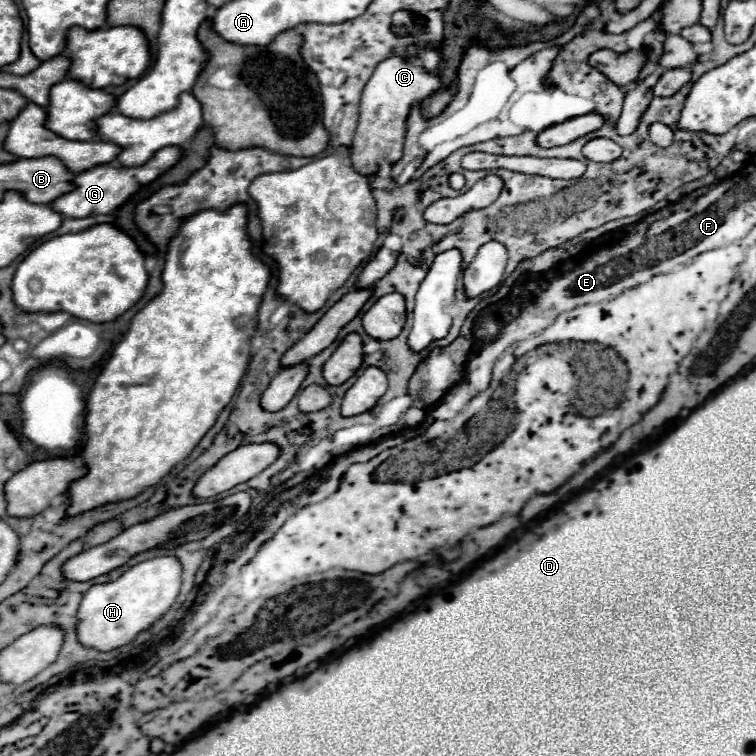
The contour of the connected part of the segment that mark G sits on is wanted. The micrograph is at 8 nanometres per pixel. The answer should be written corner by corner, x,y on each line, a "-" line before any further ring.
164,147
160,151
156,151
142,167
120,167
120,165
100,165
100,167
92,167
88,171
82,171
78,175
74,175
72,185
74,189
60,195
58,199
54,199
50,203
50,207
60,213
66,215
70,219
82,219
82,217
90,217
90,215
106,215
112,213
114,209
118,209
130,195
134,195
136,191
140,191
140,187
152,183
160,173
164,173
166,169
170,169
178,159
182,157
182,149
180,147

